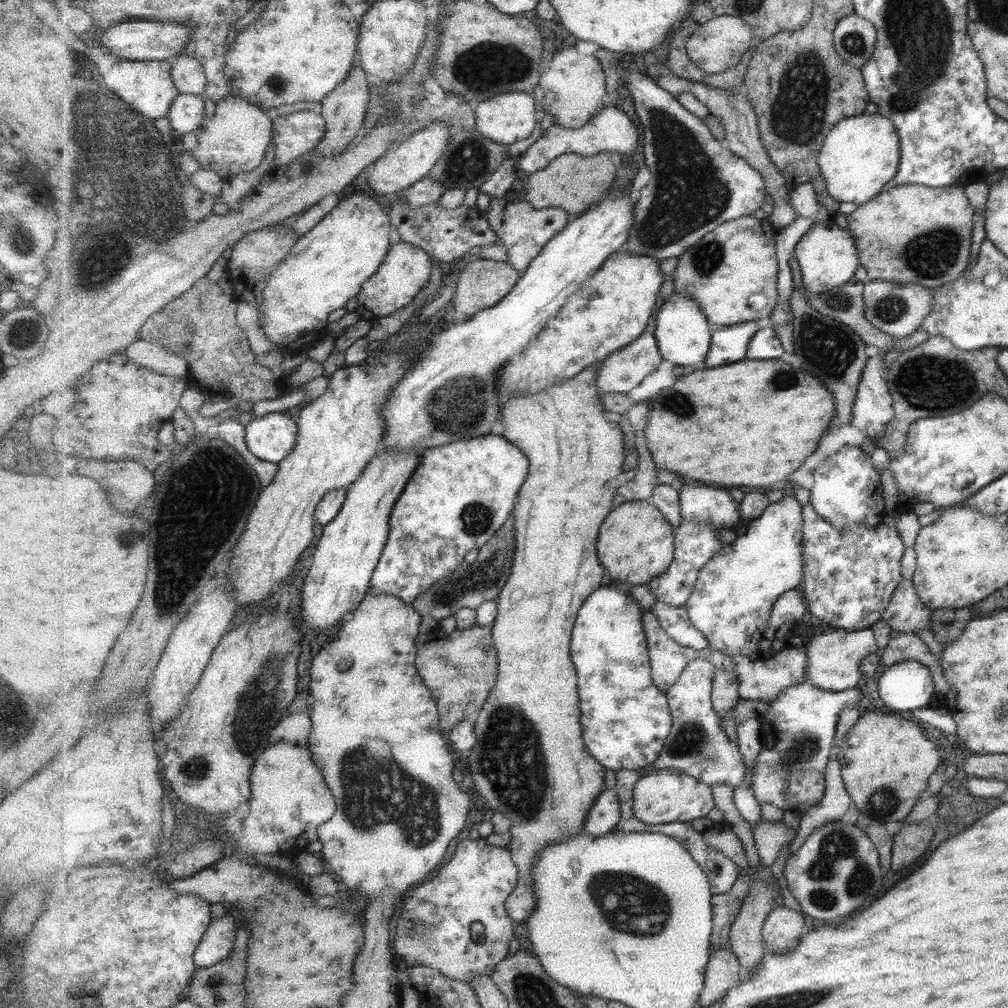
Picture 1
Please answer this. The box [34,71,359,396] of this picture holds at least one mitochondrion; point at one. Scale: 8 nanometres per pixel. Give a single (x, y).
(129, 142)

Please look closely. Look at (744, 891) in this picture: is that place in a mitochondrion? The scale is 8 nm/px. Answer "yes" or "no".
no

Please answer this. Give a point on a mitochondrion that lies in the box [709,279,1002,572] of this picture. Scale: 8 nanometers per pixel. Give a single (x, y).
(925, 381)

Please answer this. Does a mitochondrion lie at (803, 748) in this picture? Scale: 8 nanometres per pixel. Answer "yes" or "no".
yes

